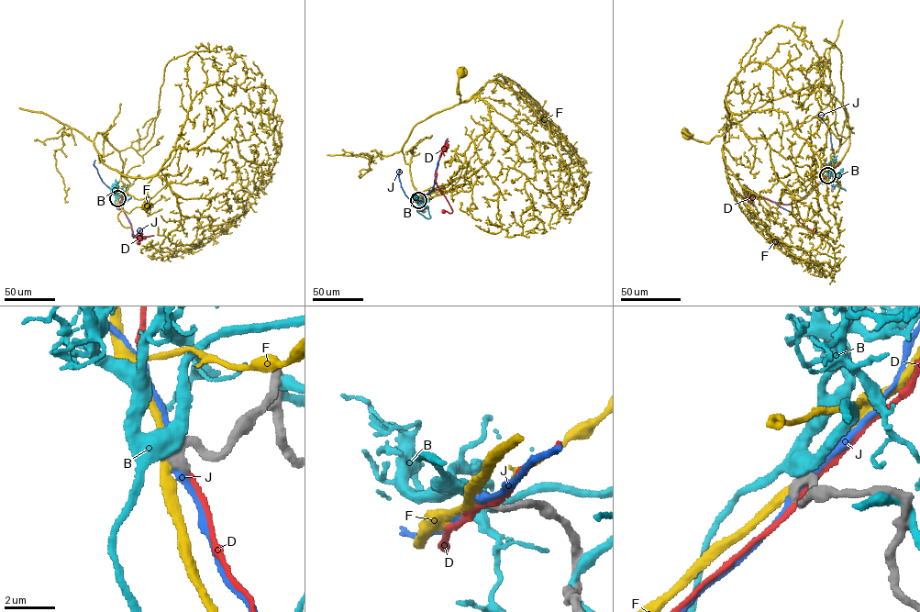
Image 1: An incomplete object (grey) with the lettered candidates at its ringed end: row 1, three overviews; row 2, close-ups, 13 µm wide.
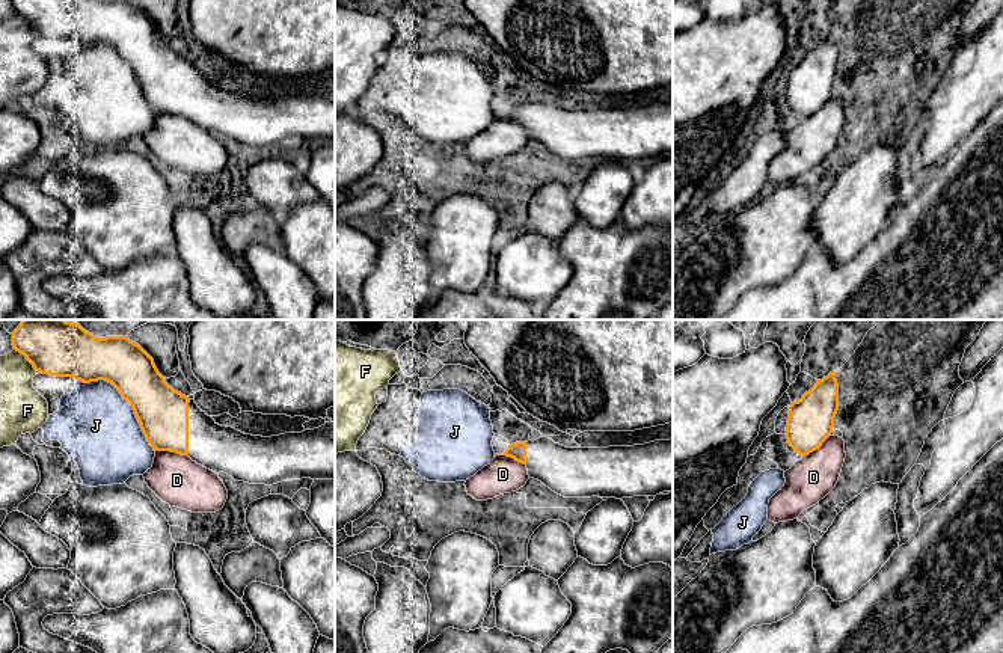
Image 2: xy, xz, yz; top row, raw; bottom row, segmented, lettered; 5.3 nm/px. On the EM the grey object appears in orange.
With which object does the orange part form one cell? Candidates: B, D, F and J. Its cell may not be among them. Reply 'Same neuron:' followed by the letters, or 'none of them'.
Same neuron: none of them

